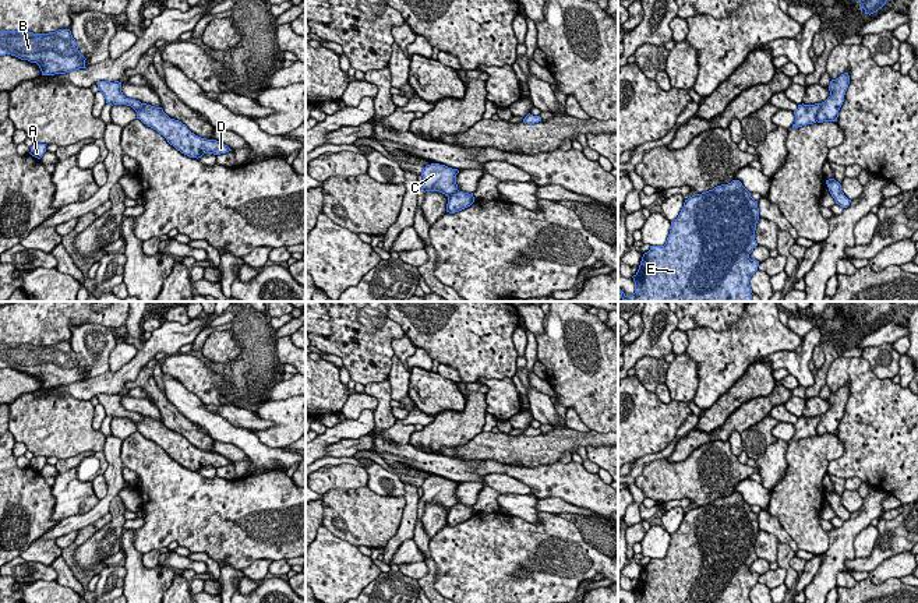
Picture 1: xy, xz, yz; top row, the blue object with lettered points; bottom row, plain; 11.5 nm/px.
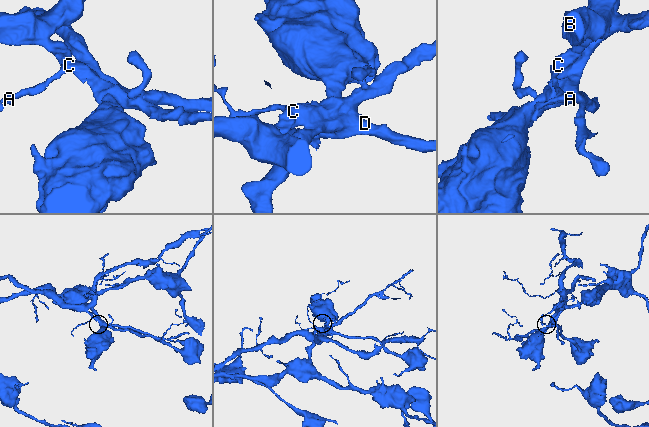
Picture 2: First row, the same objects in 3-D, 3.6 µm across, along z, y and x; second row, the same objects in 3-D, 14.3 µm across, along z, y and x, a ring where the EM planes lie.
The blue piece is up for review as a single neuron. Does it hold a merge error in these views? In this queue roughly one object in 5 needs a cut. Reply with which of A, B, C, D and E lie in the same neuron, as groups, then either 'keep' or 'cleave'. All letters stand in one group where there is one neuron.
A B C D E; keep

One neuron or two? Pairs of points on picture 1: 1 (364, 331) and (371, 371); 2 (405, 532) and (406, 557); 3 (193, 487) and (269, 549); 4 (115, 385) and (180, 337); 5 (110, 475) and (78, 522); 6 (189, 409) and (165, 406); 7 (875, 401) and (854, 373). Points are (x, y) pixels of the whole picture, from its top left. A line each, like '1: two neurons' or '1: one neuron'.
1: one neuron
2: two neurons
3: one neuron
4: one neuron
5: one neuron
6: two neurons
7: one neuron

